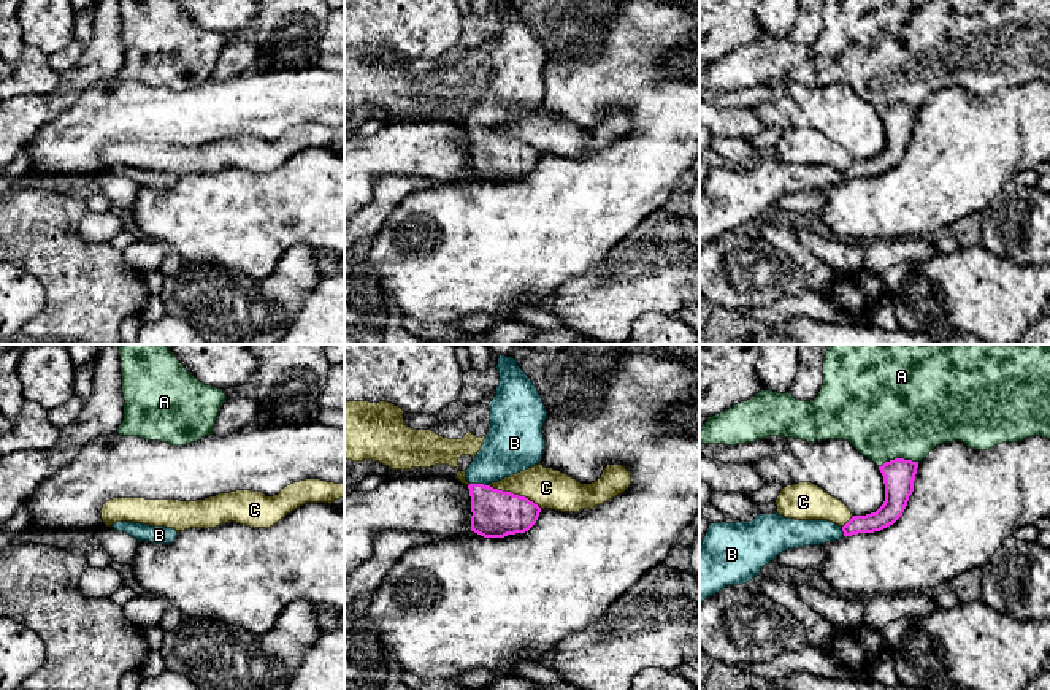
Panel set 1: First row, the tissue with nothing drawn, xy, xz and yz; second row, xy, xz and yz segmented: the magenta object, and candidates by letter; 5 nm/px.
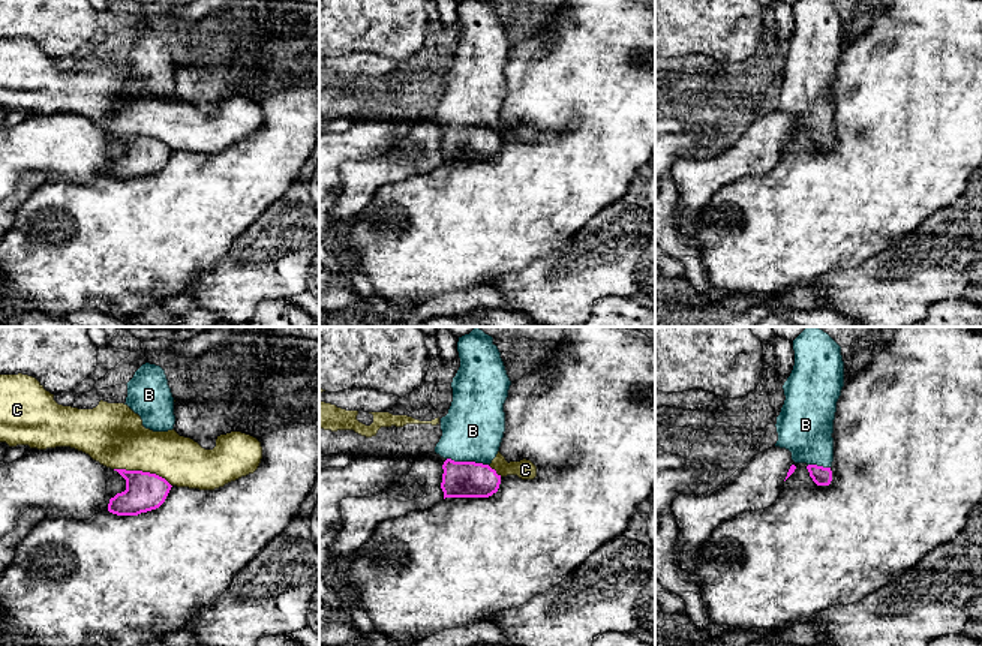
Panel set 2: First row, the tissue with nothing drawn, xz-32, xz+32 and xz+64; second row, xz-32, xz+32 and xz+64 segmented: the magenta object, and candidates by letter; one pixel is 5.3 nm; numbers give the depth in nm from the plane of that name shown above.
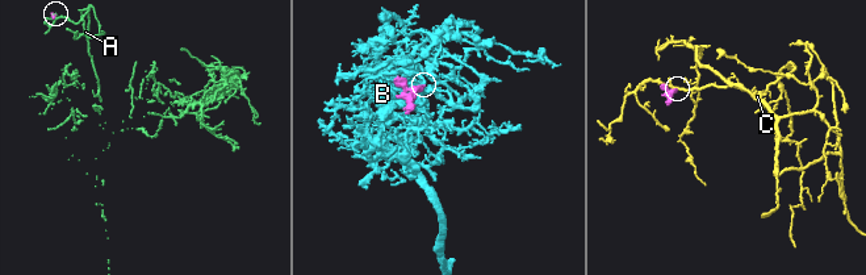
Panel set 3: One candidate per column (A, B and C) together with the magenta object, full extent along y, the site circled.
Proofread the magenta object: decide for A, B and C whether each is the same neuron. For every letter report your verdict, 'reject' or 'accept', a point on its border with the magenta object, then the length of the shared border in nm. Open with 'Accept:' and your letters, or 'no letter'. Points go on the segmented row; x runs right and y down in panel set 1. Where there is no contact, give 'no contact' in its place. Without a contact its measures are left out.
Accept: B
A: reject | yz (898, 459) | 200 nm
B: accept | xz (479, 484) | 100 nm
C: reject | xz (516, 495) | 300 nm

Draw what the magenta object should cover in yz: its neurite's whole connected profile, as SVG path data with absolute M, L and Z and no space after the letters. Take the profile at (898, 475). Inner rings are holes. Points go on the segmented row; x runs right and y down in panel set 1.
M895 458L879 466L885 501L871 514L853 516L844 527L828 520L796 520L758 514L752 522L711 523L699 542L699 603L728 585L742 585L788 549L834 542L893 525L914 492L918 462Z

